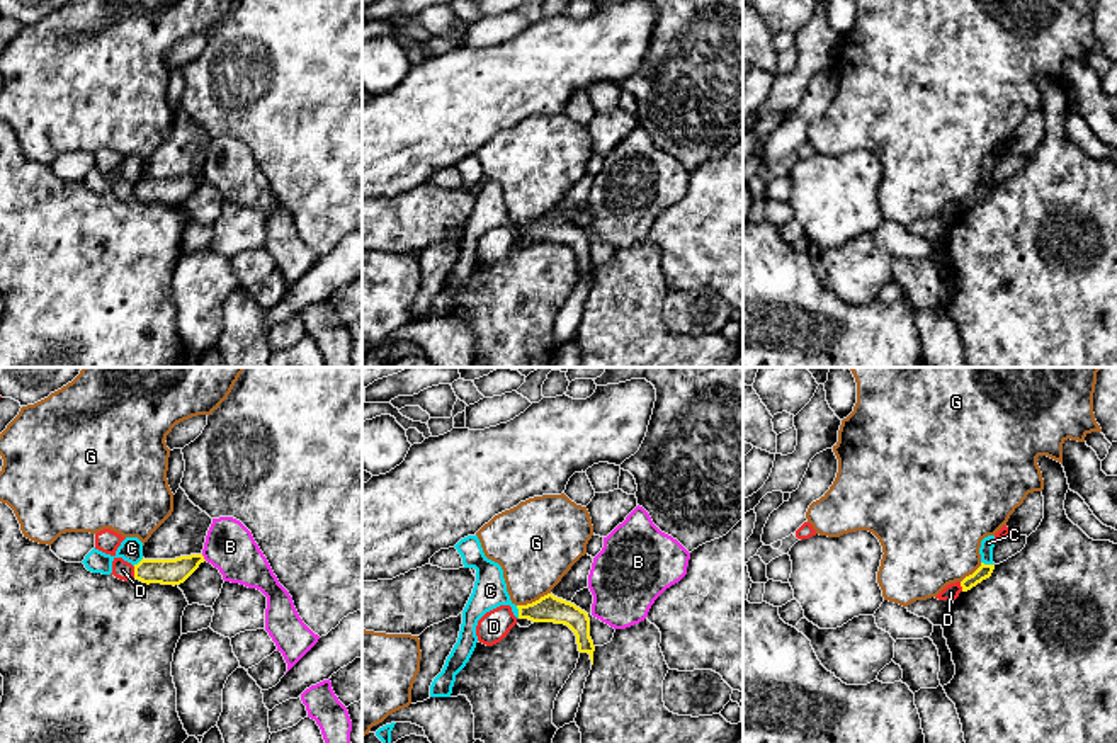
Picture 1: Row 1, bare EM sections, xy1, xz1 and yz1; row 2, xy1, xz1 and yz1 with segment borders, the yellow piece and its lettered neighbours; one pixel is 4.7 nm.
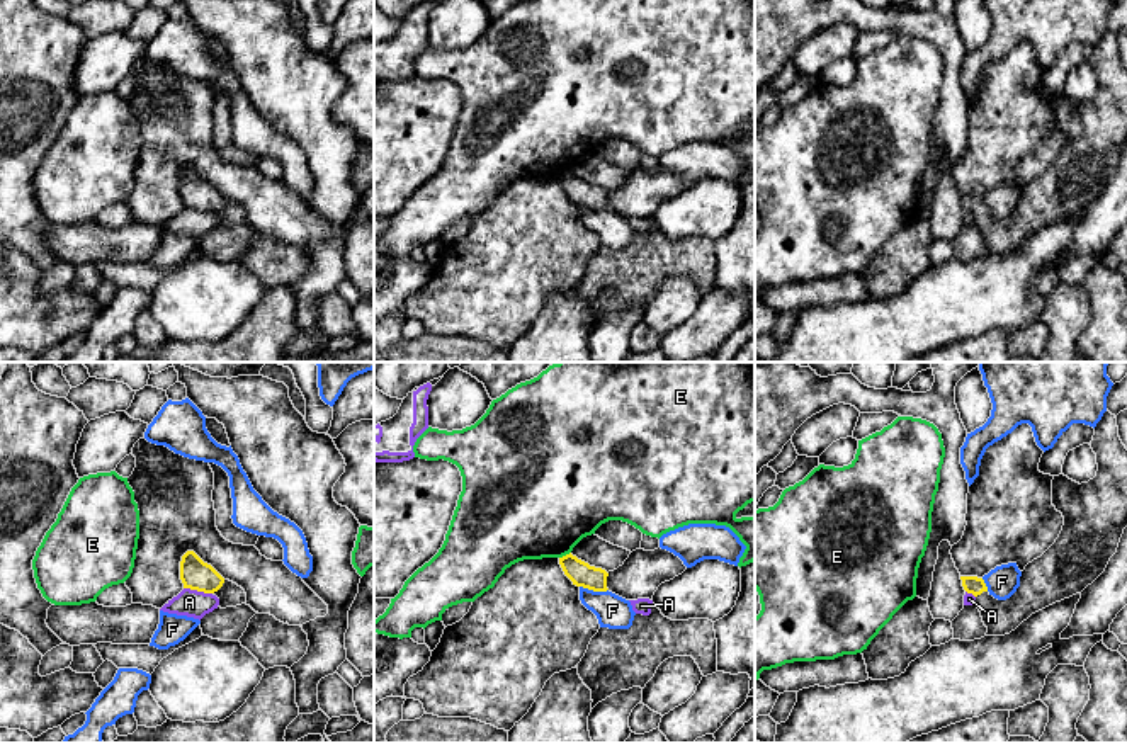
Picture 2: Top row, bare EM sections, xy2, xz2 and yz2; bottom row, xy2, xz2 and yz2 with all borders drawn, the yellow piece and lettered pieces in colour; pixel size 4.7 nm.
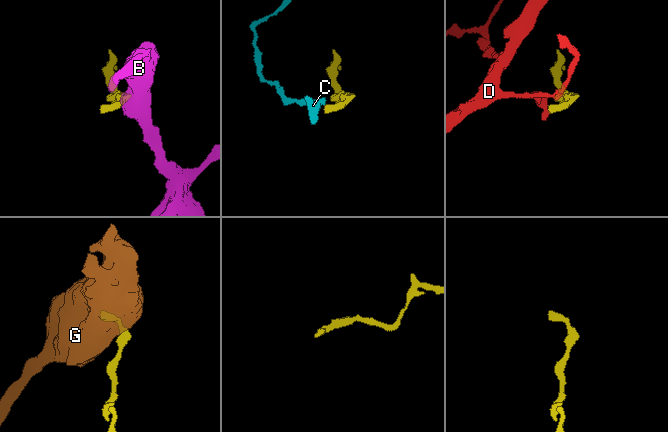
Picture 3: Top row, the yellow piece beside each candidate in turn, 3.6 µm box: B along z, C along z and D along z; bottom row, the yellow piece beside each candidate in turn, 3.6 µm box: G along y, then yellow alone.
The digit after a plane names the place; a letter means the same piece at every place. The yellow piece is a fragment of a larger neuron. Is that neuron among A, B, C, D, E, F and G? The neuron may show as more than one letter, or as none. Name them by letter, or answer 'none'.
none

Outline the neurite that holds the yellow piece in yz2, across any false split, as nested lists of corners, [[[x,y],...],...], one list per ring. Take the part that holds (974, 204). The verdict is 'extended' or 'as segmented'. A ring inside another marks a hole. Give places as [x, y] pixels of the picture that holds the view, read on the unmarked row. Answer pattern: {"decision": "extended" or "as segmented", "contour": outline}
{"decision": "extended", "contour": [[[1108,29],[1096,43],[1090,65],[1096,73],[1096,95],[1081,104],[1064,94],[1054,95],[1052,124],[1062,133],[1064,145],[1056,162],[1025,185],[1017,211],[1006,219],[998,219],[988,211],[983,197],[960,196],[964,209],[976,216],[976,224],[988,247],[986,255],[1010,253],[1032,233],[1081,213],[1105,190],[1117,172],[1127,146],[1127,68],[1119,56],[1117,37]]]}

